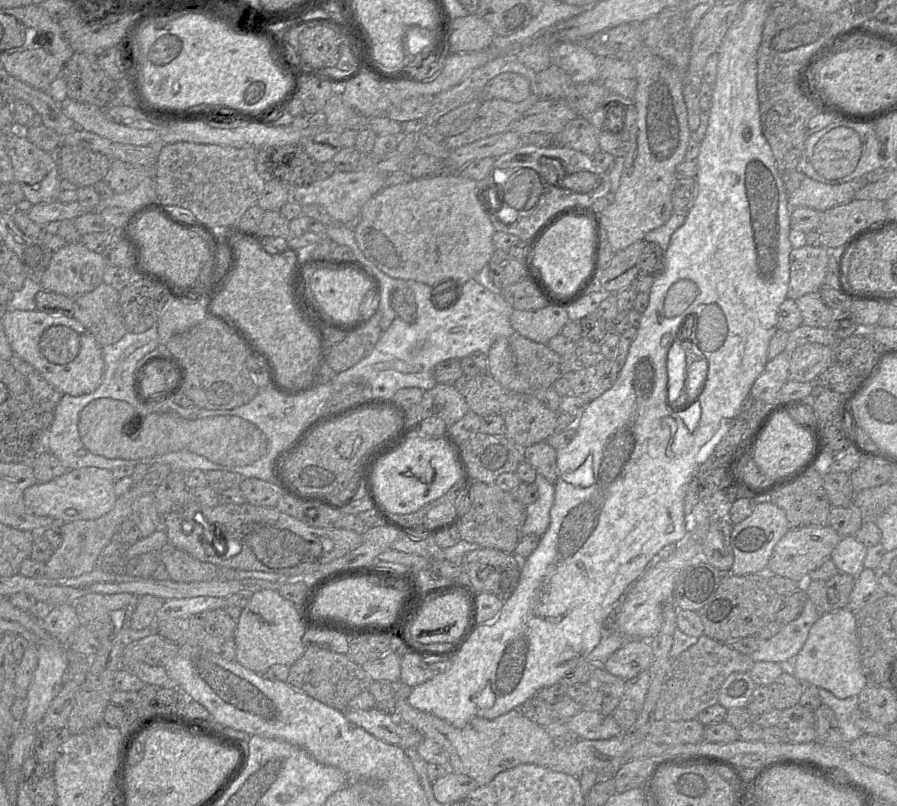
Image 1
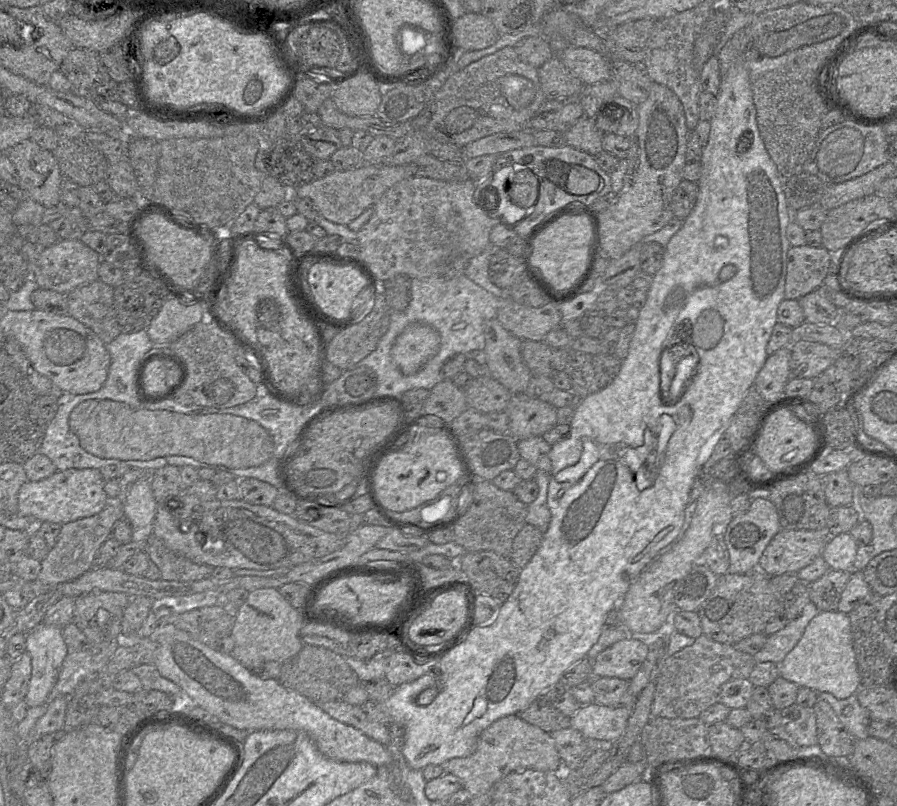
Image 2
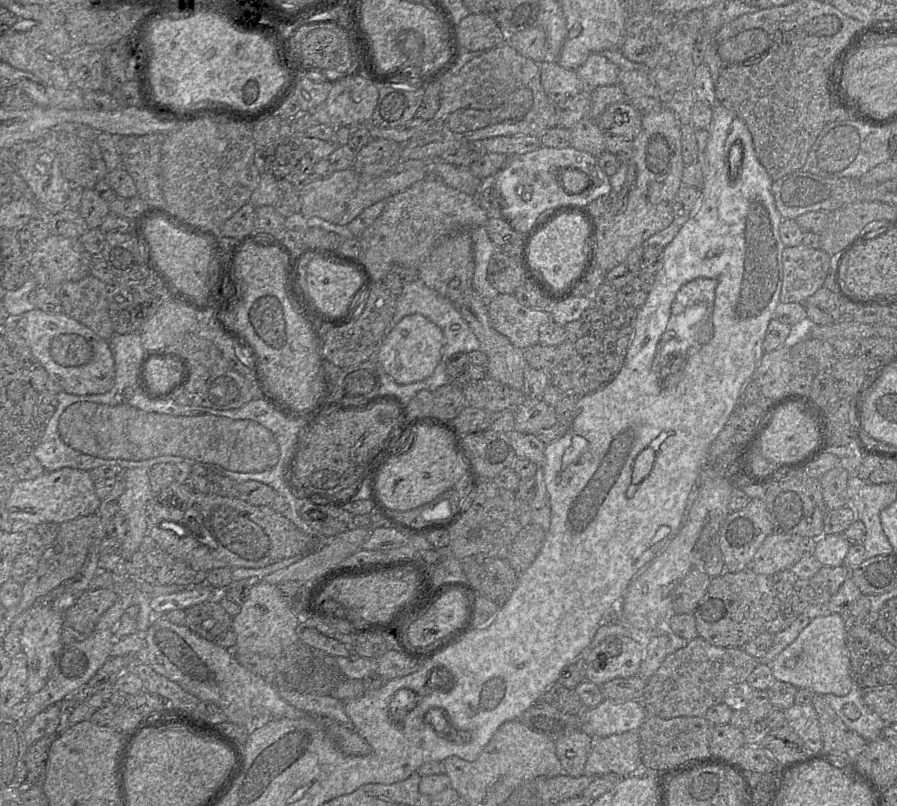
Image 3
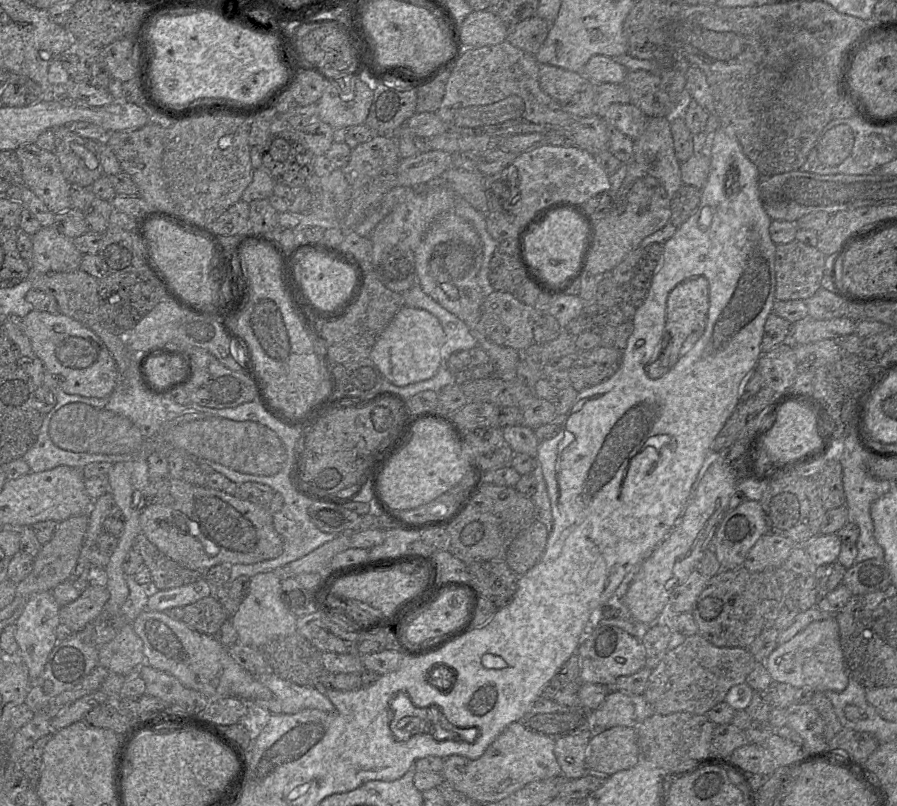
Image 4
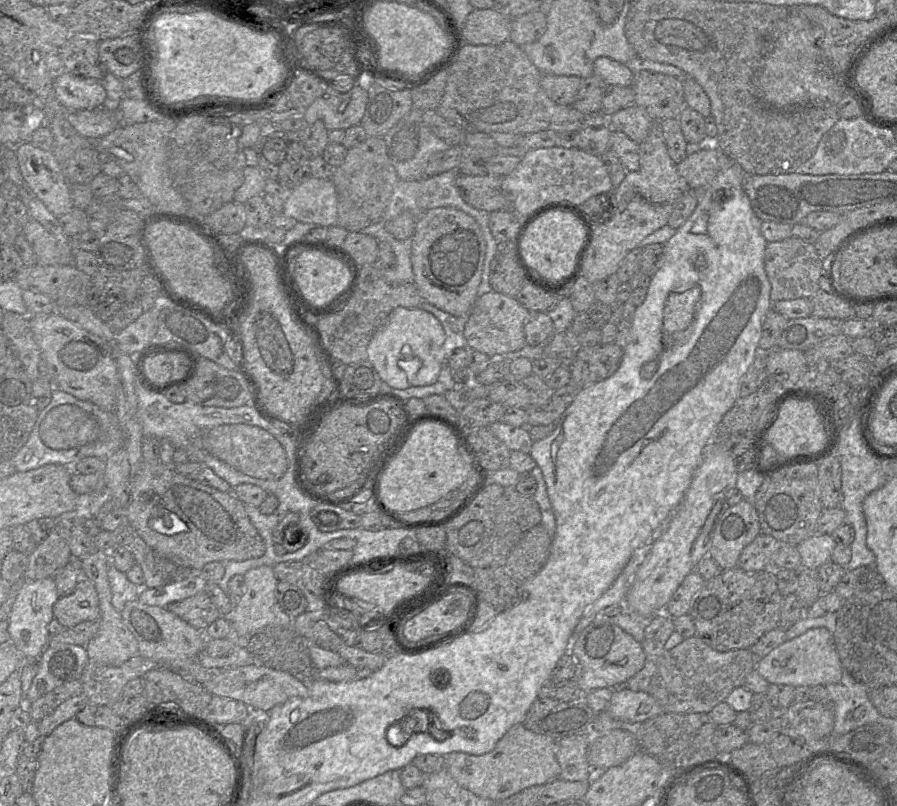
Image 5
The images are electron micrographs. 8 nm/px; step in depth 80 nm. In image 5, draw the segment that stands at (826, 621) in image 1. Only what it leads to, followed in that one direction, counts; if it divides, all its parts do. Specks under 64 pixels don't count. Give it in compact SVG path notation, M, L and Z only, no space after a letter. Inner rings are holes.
M824 627L811 628L798 637L786 640L766 656L757 659L755 669L769 684L783 684L794 687L835 684L841 680L843 673L833 634Z

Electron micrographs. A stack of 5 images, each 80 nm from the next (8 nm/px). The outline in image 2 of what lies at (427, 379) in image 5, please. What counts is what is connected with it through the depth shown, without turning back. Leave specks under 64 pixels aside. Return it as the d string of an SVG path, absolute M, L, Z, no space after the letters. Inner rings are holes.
M413 323L396 338L391 356L404 375L413 375L439 352L440 343L441 336L435 328Z

